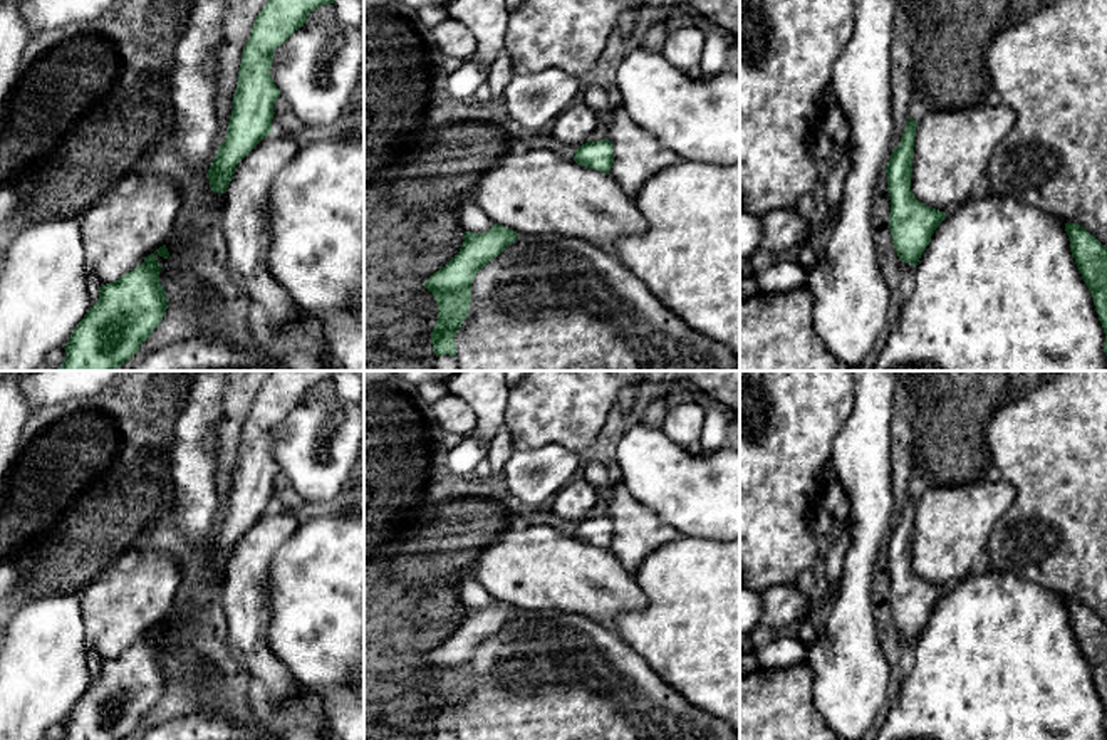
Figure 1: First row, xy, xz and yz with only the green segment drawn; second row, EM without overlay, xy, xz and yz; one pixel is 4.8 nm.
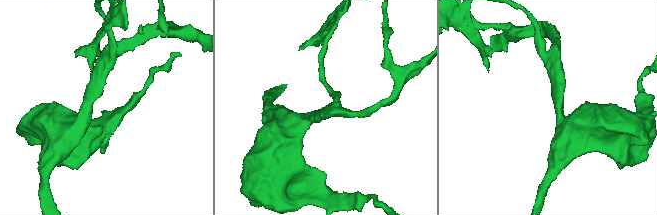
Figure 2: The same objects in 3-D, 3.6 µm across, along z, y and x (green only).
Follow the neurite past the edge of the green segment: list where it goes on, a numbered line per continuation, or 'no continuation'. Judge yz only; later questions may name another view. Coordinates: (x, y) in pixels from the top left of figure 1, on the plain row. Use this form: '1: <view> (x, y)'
no continuation

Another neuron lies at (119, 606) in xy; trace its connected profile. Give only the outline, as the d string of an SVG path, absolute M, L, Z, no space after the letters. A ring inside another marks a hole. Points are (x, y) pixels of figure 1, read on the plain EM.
M153 547L136 550L124 564L99 574L79 592L87 648L94 648L99 661L106 661L141 641L174 611L179 586L178 562Z

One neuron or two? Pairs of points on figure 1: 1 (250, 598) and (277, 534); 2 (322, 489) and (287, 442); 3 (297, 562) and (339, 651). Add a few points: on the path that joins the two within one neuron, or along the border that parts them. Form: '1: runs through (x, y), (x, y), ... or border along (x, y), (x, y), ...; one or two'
1: runs through (250, 583), (250, 561), (262, 549); one
2: runs through (321, 477), (299, 453); one
3: runs through (319, 584), (339, 604), (339, 630); one

